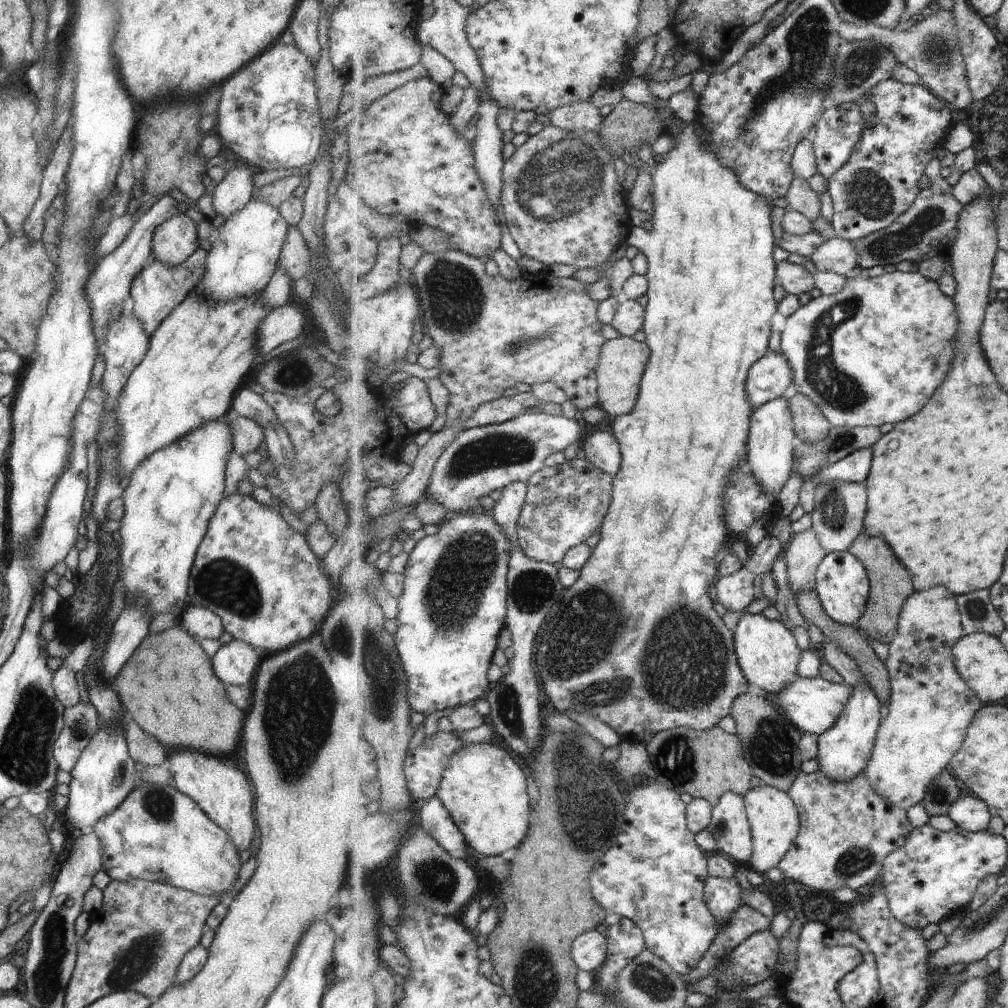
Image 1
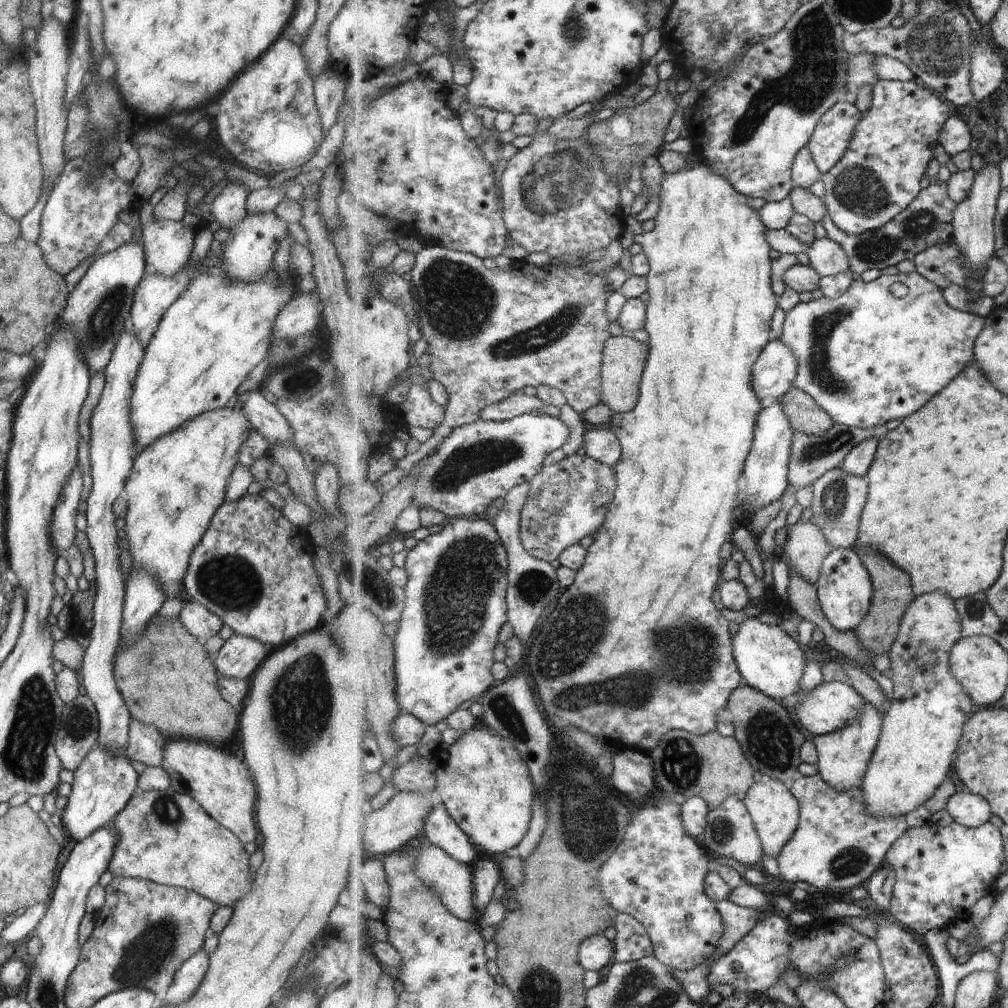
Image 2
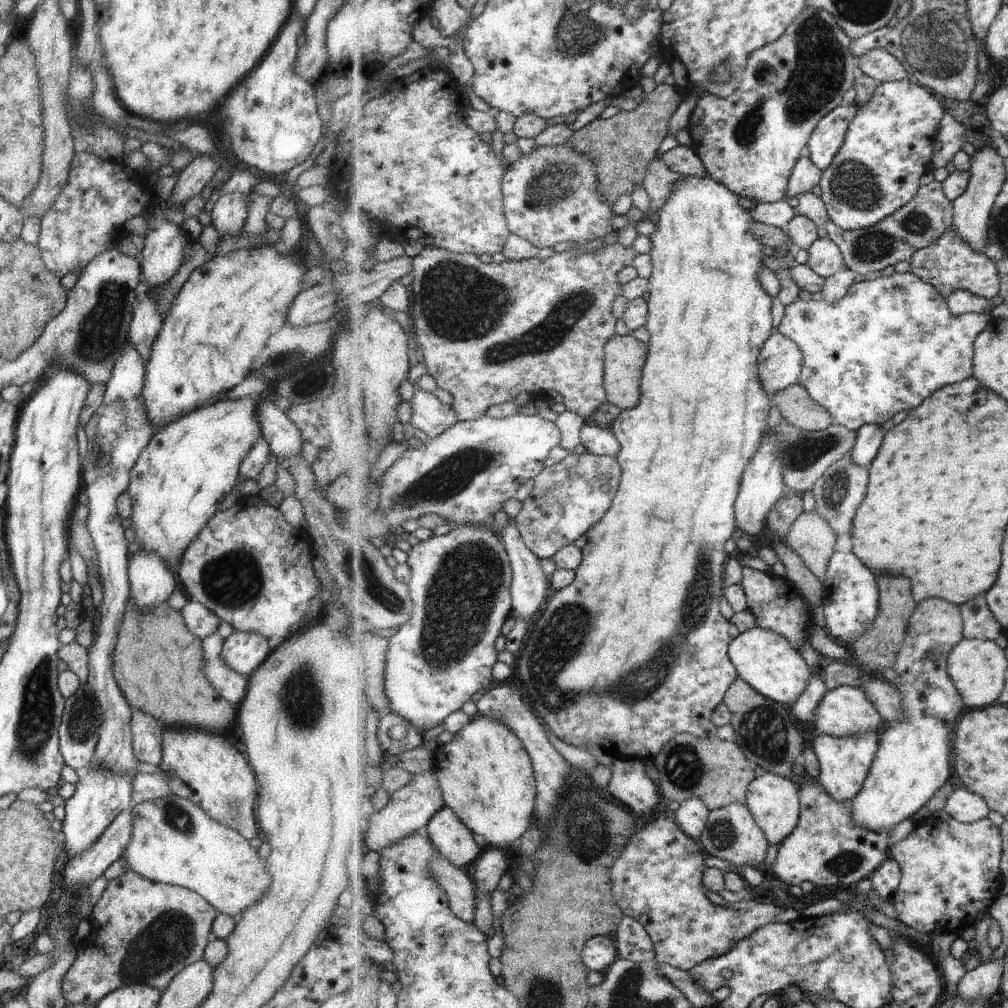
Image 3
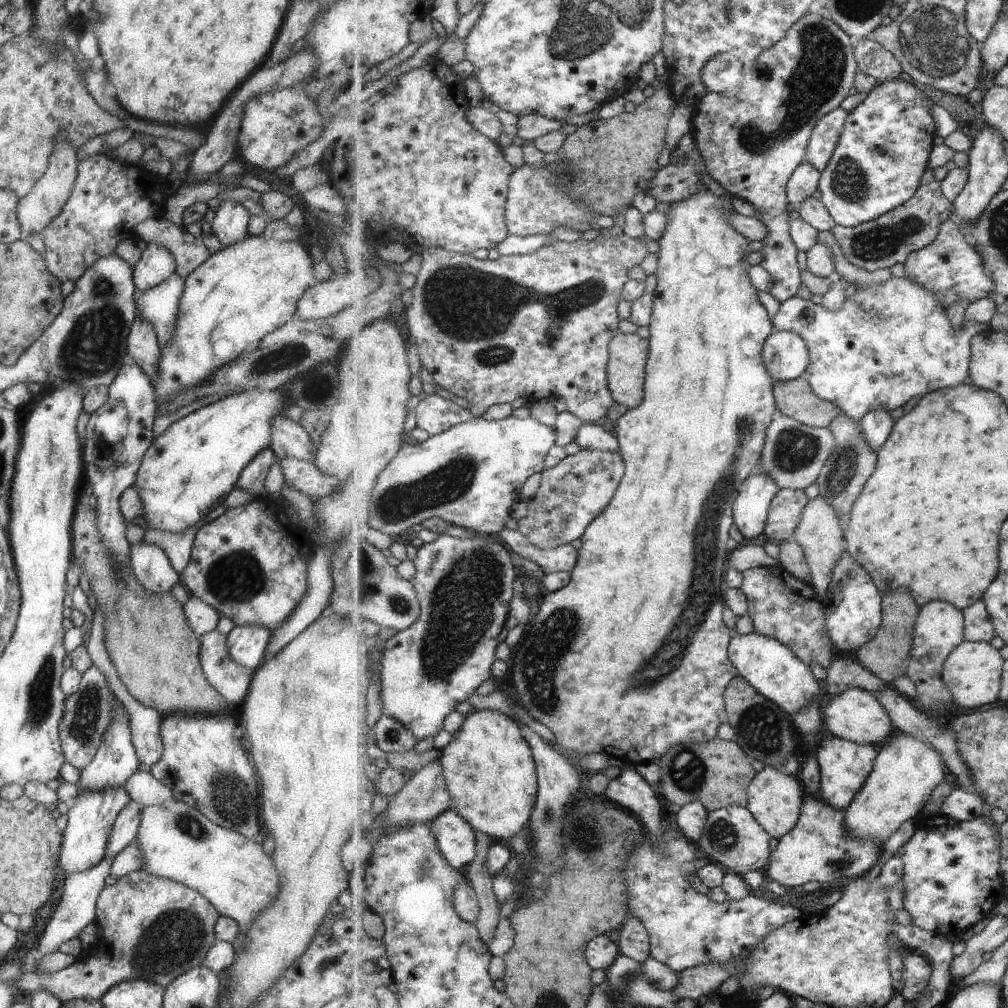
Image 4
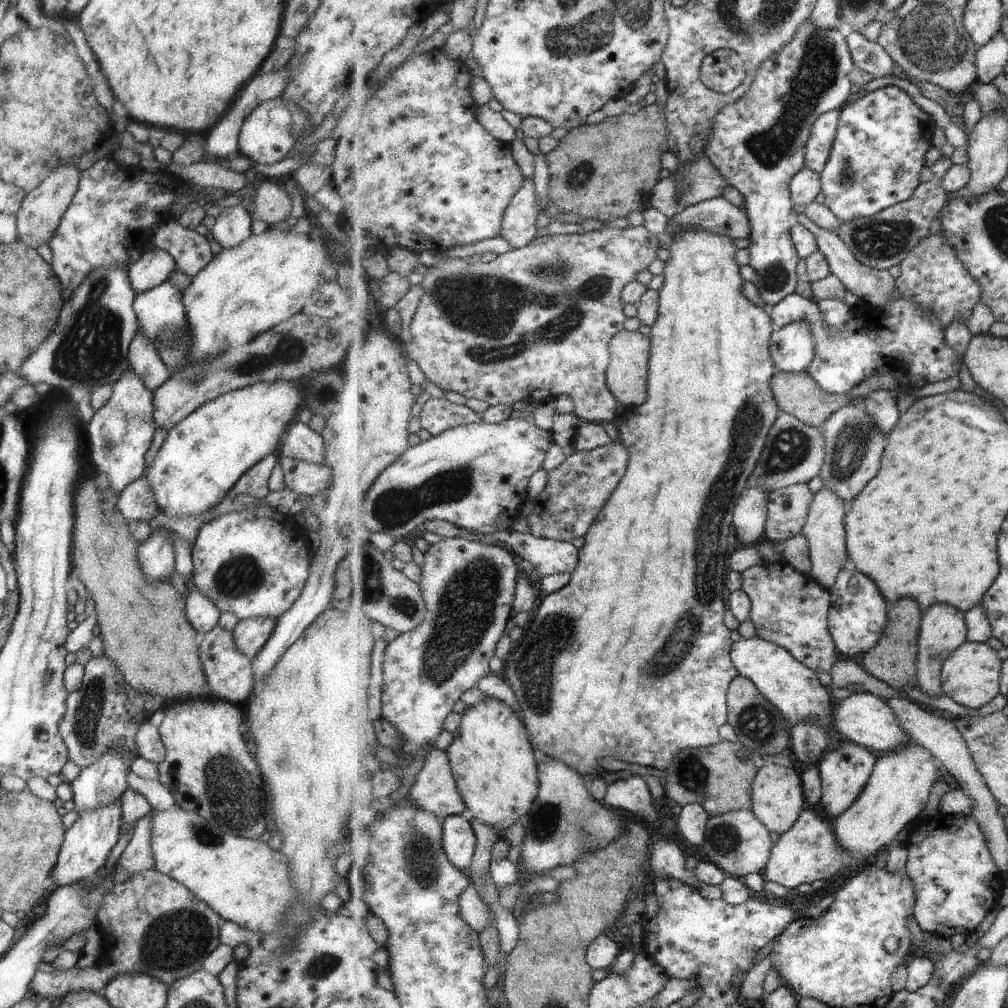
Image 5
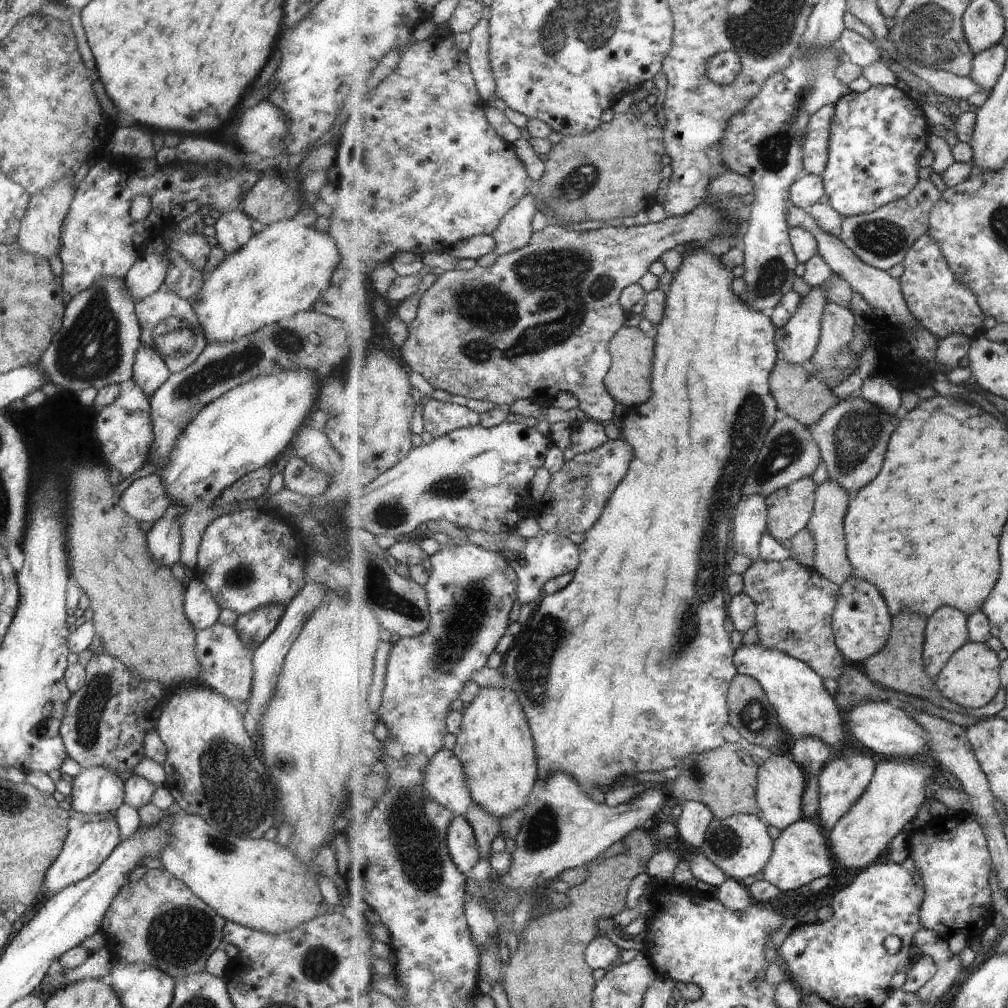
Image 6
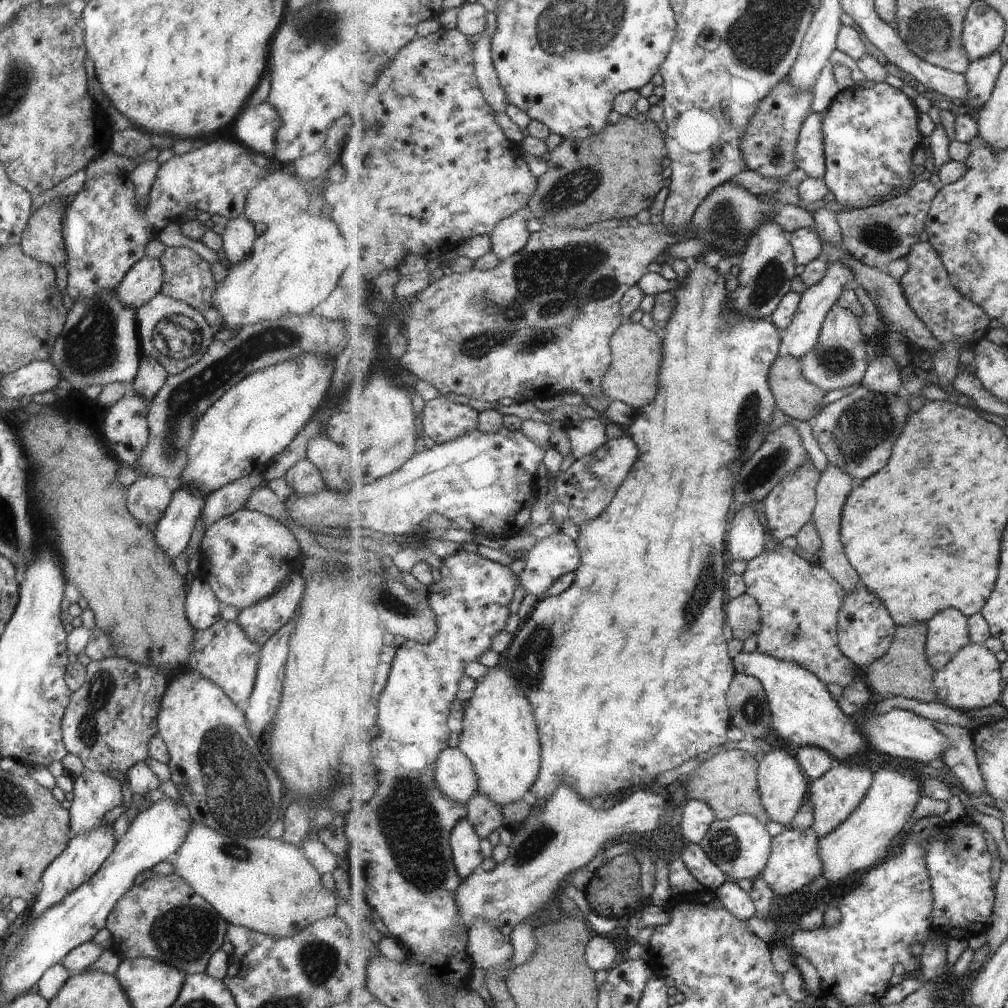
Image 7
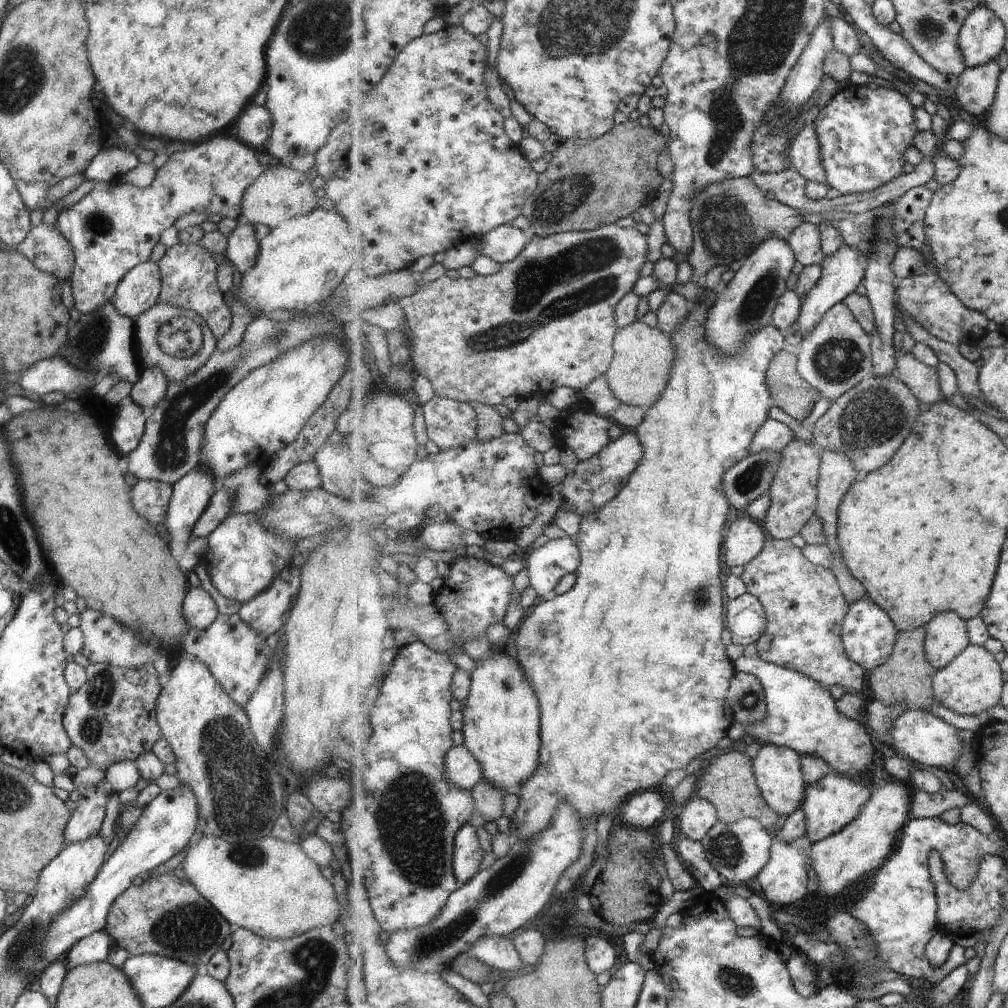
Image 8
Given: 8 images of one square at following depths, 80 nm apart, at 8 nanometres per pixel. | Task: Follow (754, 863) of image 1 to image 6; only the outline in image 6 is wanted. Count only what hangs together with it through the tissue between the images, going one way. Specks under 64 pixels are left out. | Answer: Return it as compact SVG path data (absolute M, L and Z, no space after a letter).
M773 755L760 766L758 772L758 805L763 820L771 826L784 831L802 819L803 797L808 785L807 772L801 770L799 763L790 755Z

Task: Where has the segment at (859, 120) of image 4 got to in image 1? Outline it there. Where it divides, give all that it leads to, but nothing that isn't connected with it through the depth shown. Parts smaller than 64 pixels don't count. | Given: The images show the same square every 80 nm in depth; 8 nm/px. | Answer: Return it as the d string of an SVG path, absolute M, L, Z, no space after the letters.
M893 78L887 79L873 89L871 100L876 106L872 123L864 128L861 140L851 153L848 163L826 180L827 192L835 210L832 225L839 237L850 241L861 240L890 227L901 214L914 205L921 192L919 180L926 175L928 164L943 145L949 125L953 124L953 114L947 108L947 102L925 86L908 85Z

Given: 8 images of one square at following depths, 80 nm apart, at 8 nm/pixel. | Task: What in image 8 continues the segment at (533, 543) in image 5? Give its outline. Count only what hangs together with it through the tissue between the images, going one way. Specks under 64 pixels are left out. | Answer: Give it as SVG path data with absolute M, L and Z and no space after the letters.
M573 538L549 540L541 548L533 550L527 559L529 584L537 592L538 600L548 600L564 576L579 570L581 555Z

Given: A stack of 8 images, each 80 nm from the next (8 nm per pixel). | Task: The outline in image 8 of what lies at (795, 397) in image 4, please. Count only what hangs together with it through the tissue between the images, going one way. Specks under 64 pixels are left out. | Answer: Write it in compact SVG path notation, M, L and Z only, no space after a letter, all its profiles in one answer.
M784 349L771 359L766 379L776 406L797 421L809 418L815 404L823 397L799 376L798 355Z

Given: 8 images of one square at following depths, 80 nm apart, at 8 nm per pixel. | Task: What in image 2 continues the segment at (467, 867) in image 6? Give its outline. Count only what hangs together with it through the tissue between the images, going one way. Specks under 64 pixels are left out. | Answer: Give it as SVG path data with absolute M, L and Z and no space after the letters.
M436 800L433 810L426 816L422 838L441 847L459 862L473 866L481 856L471 837L451 816L447 807Z

